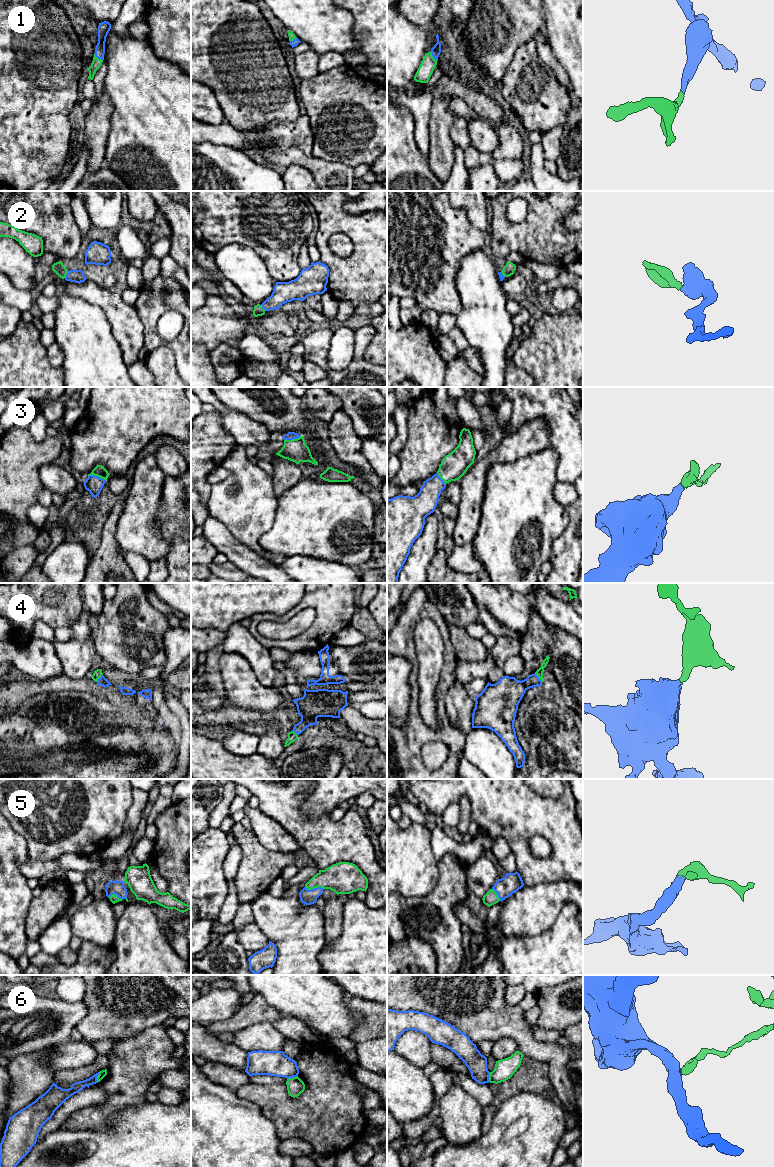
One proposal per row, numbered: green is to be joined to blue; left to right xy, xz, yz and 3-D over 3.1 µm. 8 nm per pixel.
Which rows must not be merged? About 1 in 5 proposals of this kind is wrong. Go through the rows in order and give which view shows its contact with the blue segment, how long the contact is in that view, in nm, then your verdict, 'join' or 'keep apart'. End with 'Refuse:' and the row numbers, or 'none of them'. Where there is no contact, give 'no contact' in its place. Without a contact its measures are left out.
1: contact in yz; length 100 nm; join
2: contact in xy; length 70 nm; join
3: contact in xy; length 150 nm; join
4: contact in yz; length 90 nm; join
5: contact in xz; length 150 nm; join
6: contact in xz; length 90 nm; keep apart
Refuse: 6

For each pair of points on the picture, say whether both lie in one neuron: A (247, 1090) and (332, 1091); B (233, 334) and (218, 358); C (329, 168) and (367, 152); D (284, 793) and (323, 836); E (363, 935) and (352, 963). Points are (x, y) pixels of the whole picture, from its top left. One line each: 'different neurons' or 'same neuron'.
A: same neuron
B: different neurons
C: different neurons
D: same neuron
E: same neuron

